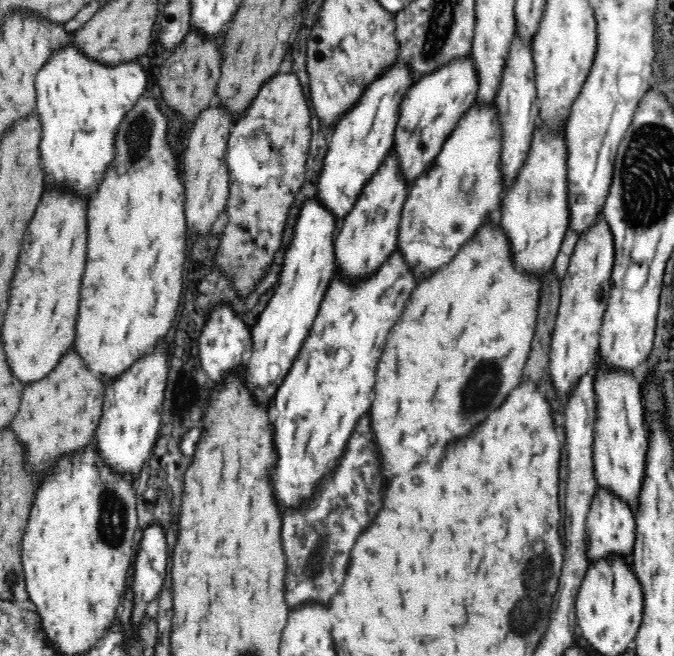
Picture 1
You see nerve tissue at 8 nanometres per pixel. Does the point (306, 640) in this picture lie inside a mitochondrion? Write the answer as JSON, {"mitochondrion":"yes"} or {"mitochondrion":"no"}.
{"mitochondrion":"no"}

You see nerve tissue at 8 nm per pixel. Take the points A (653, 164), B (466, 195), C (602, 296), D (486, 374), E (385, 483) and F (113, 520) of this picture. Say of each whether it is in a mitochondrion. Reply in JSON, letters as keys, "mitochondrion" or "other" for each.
{"A":"mitochondrion","B":"mitochondrion","C":"other","D":"mitochondrion","E":"other","F":"mitochondrion"}

